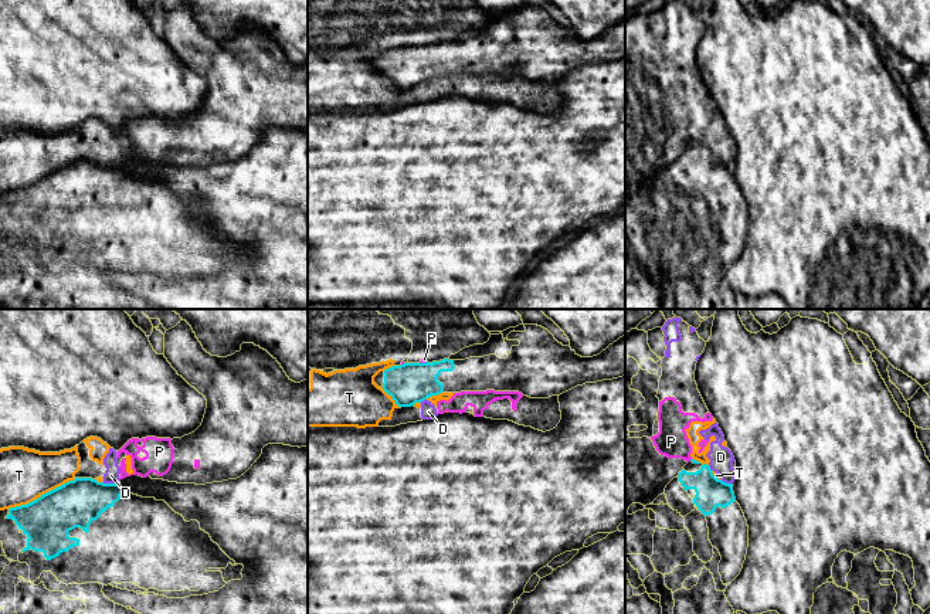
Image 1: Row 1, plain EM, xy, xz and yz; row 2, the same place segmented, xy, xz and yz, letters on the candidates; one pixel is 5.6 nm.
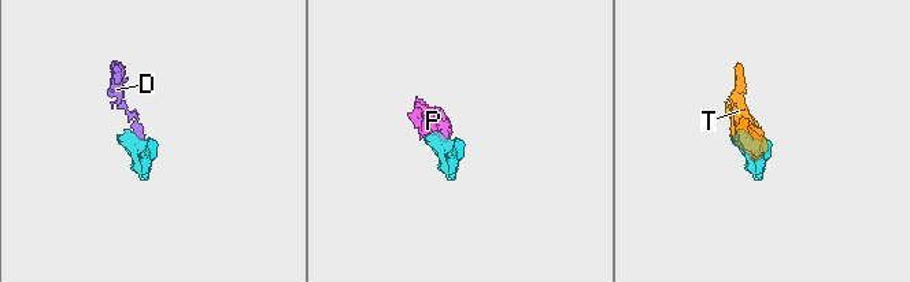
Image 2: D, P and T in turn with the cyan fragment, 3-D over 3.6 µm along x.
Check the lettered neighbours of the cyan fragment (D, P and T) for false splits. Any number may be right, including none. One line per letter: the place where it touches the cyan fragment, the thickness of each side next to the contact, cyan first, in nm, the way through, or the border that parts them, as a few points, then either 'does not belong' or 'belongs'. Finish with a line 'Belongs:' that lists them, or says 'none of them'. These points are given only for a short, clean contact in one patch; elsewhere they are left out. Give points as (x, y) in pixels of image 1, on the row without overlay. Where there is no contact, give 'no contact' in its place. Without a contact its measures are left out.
D: xy (111, 166) | 260/90 nm | along xy (102, 165), (118, 166) | does not belong
P: xz (423, 46) | 240/30 nm | along xz (426, 43), (420, 46) | does not belong
T: xy (41, 177) | 280/280 nm | does not belong
Belongs: none of them

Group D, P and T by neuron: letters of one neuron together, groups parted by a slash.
D P T

